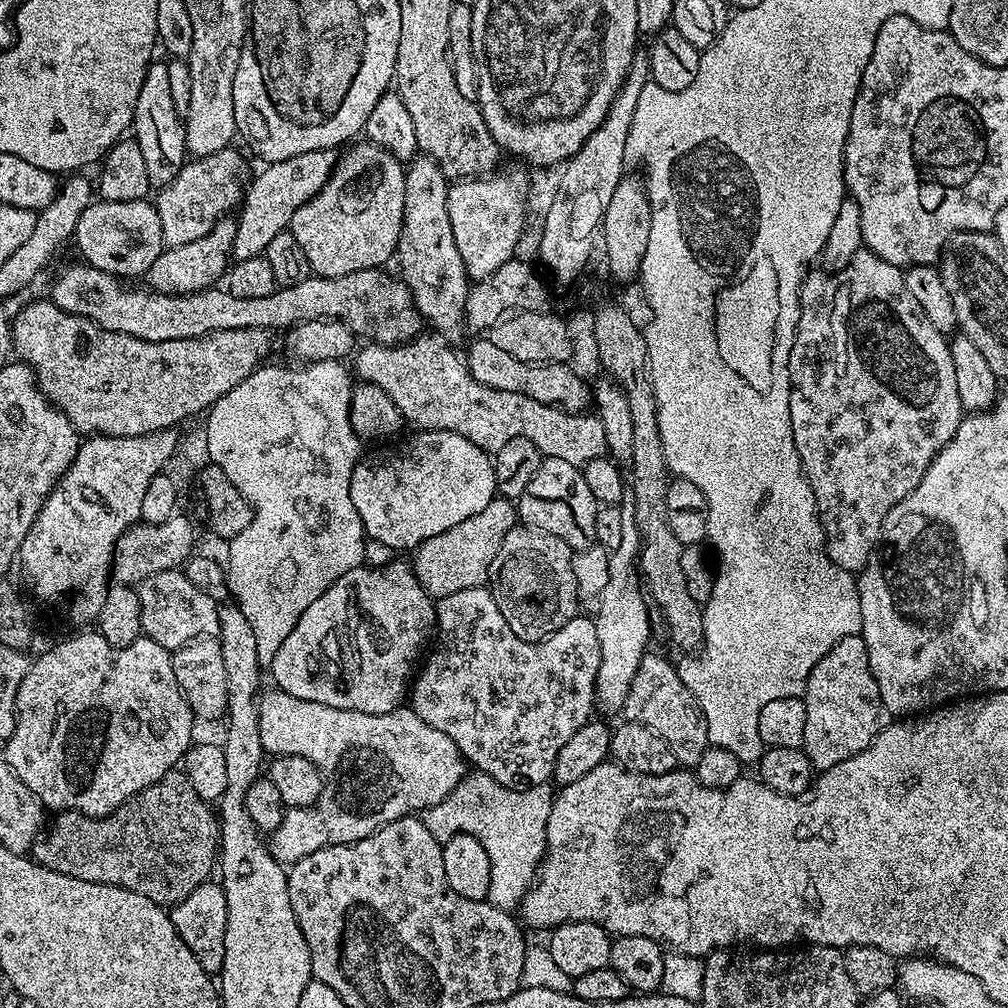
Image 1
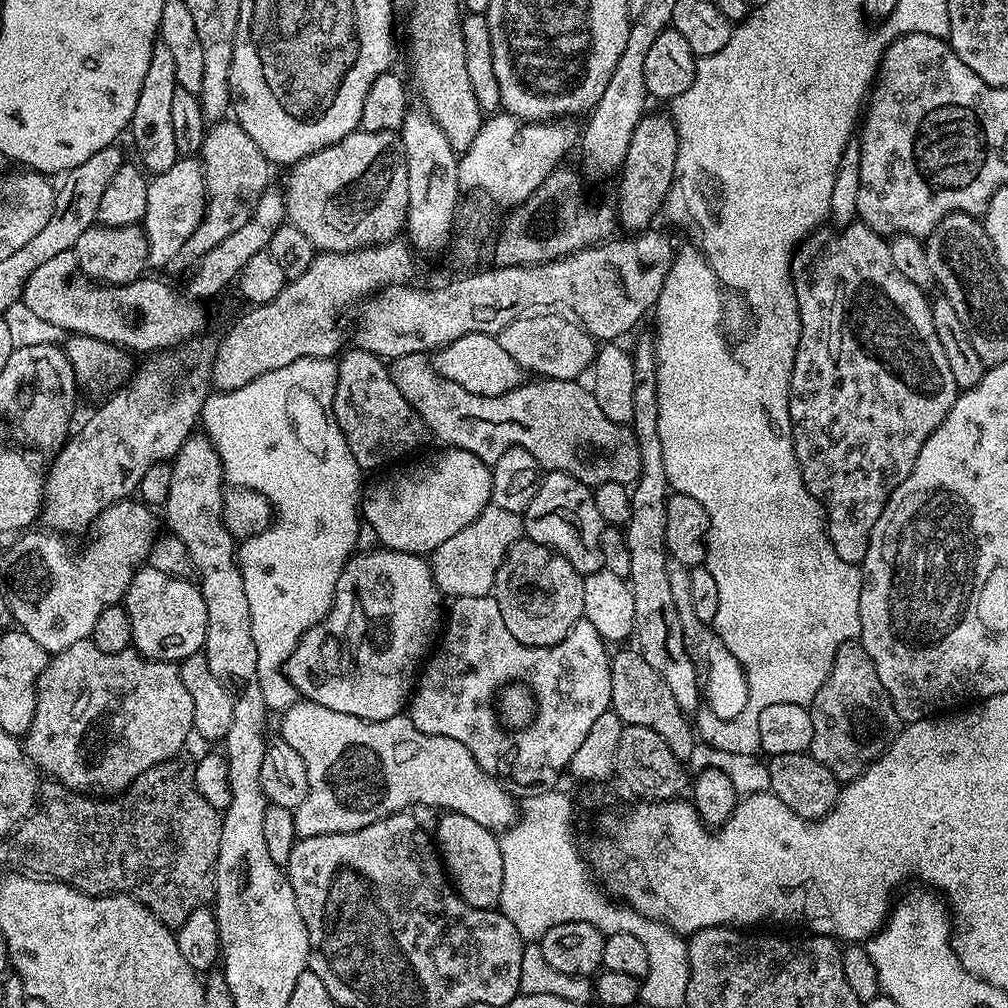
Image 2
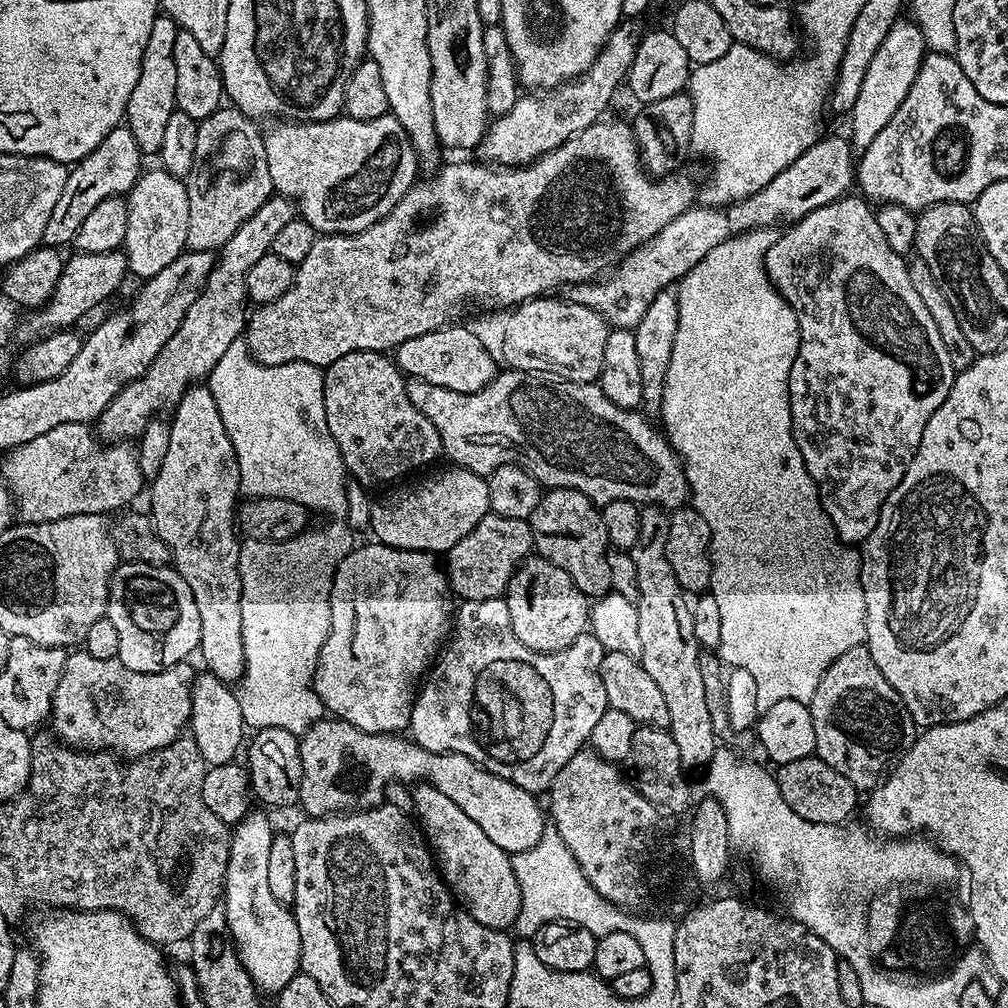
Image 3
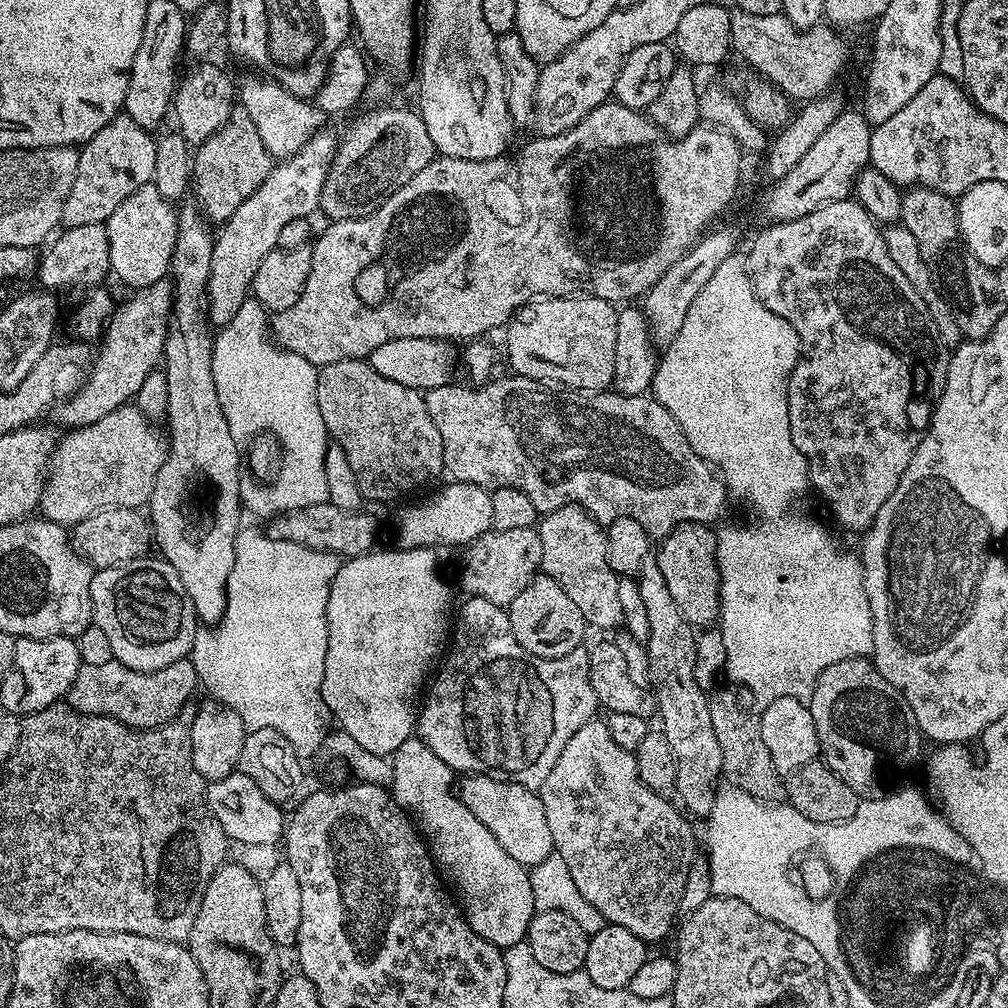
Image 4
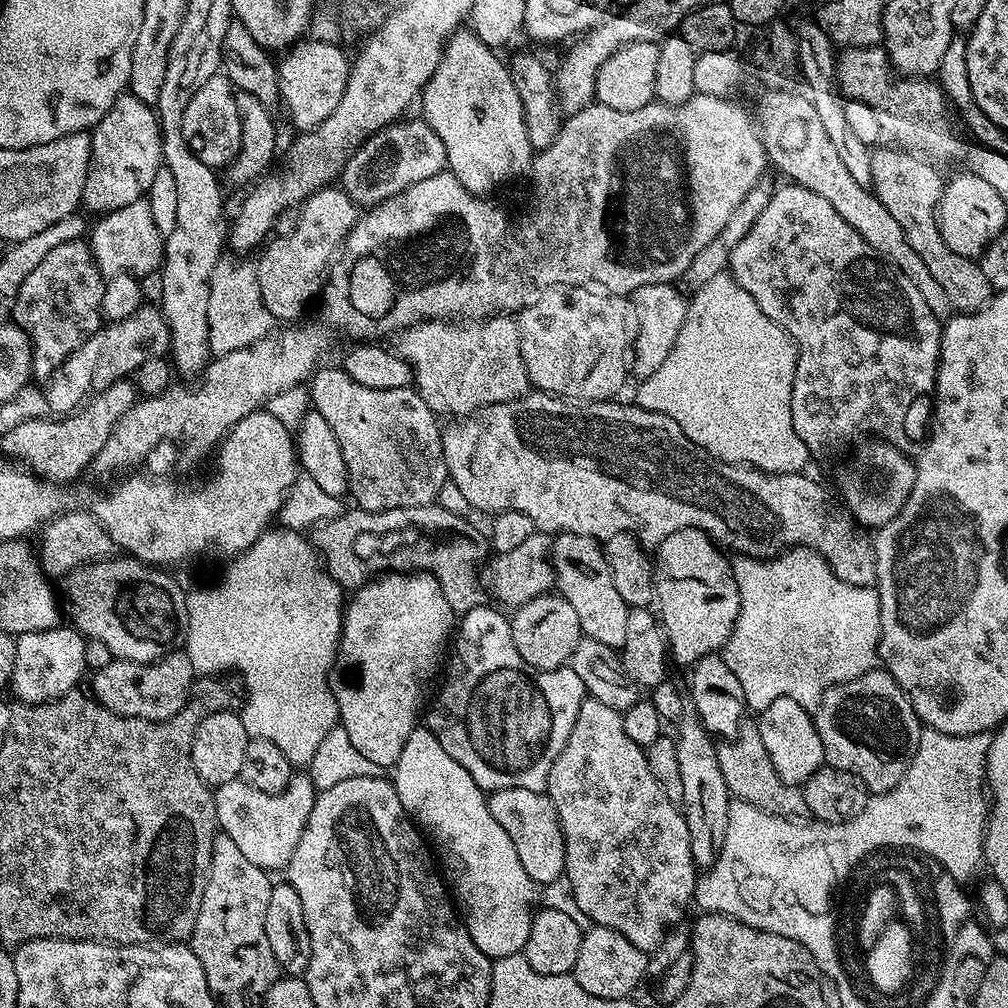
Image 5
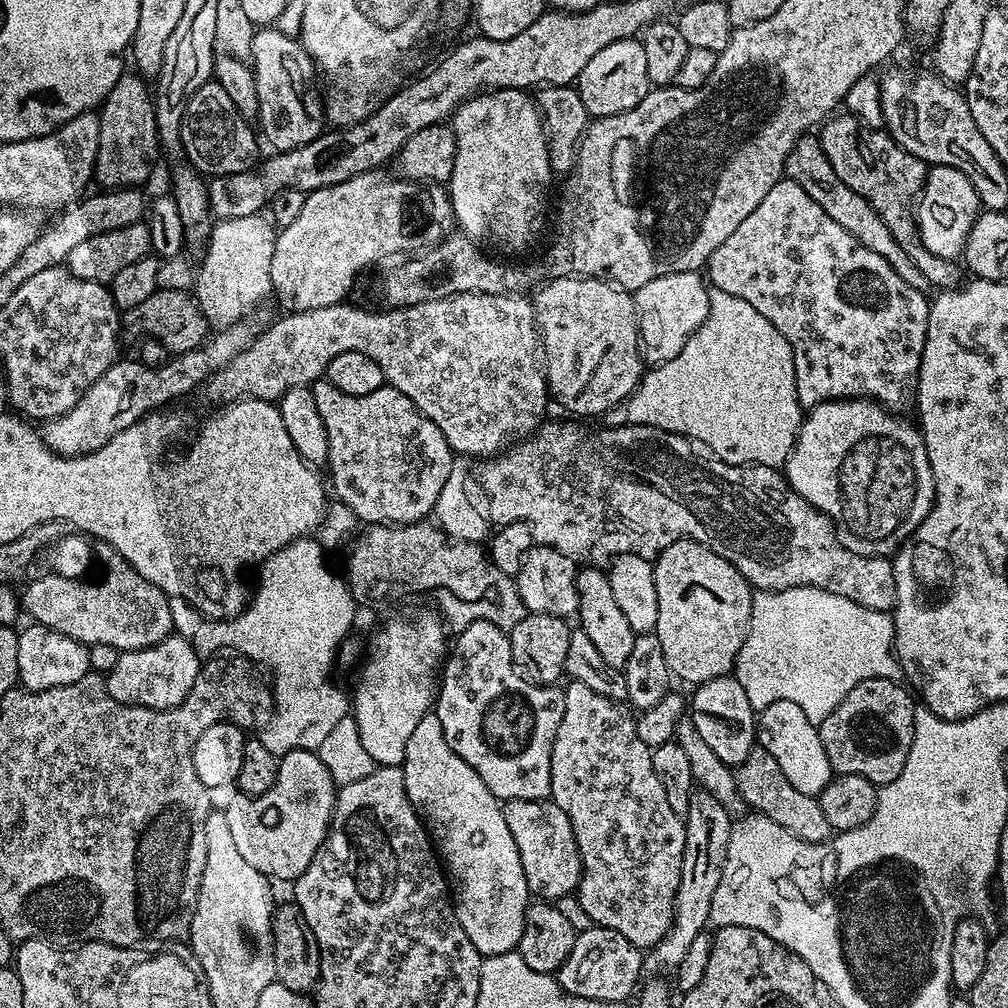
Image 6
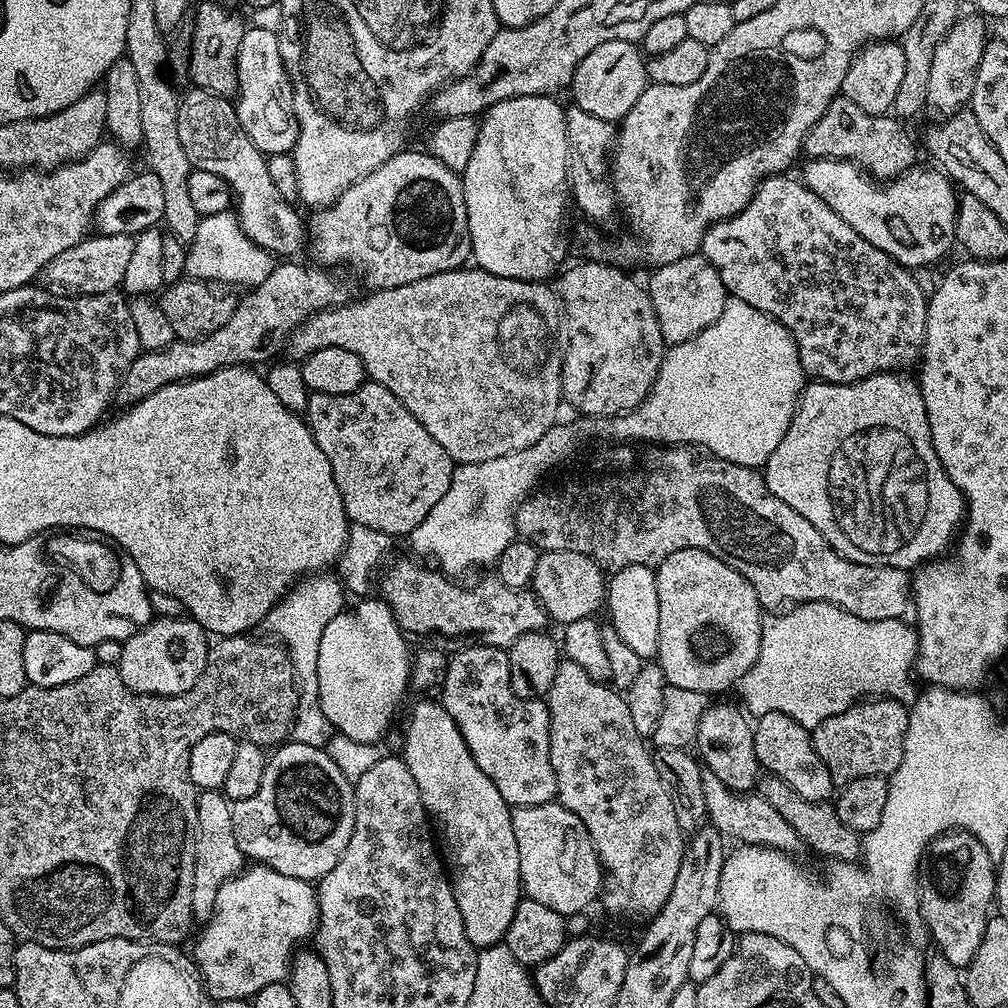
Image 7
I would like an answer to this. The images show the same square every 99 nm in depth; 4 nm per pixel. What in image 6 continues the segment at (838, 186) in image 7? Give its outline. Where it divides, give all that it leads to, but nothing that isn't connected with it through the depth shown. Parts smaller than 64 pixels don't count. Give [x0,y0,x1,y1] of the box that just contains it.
[914,164,982,260]

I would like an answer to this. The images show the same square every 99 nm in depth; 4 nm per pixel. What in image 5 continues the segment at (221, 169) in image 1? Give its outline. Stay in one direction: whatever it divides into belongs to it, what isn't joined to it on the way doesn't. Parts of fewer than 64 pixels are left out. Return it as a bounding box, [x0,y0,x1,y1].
[90,199,166,278]

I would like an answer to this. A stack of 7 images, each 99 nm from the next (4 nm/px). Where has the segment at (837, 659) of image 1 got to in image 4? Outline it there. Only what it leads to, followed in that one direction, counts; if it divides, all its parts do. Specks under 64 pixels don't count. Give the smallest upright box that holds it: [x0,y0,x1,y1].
[807,656,922,800]

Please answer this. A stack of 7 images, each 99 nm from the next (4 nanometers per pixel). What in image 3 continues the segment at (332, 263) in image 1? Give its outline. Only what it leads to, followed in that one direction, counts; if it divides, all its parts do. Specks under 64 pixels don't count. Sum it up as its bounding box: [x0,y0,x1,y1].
[263,114,418,236]

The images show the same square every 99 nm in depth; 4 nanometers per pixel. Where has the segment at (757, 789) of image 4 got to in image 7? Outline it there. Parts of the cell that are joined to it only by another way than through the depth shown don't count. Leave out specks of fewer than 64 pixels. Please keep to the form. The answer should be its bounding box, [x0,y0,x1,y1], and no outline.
[758,774,861,862]

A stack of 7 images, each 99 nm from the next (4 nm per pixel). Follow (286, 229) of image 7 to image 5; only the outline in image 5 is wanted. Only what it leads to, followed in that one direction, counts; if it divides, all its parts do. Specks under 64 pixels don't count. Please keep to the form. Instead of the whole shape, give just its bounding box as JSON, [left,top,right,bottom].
[182,74,242,170]

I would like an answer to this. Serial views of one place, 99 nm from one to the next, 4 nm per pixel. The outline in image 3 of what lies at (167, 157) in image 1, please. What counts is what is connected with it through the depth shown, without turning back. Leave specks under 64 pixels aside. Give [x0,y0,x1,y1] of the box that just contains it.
[124,14,178,154]

